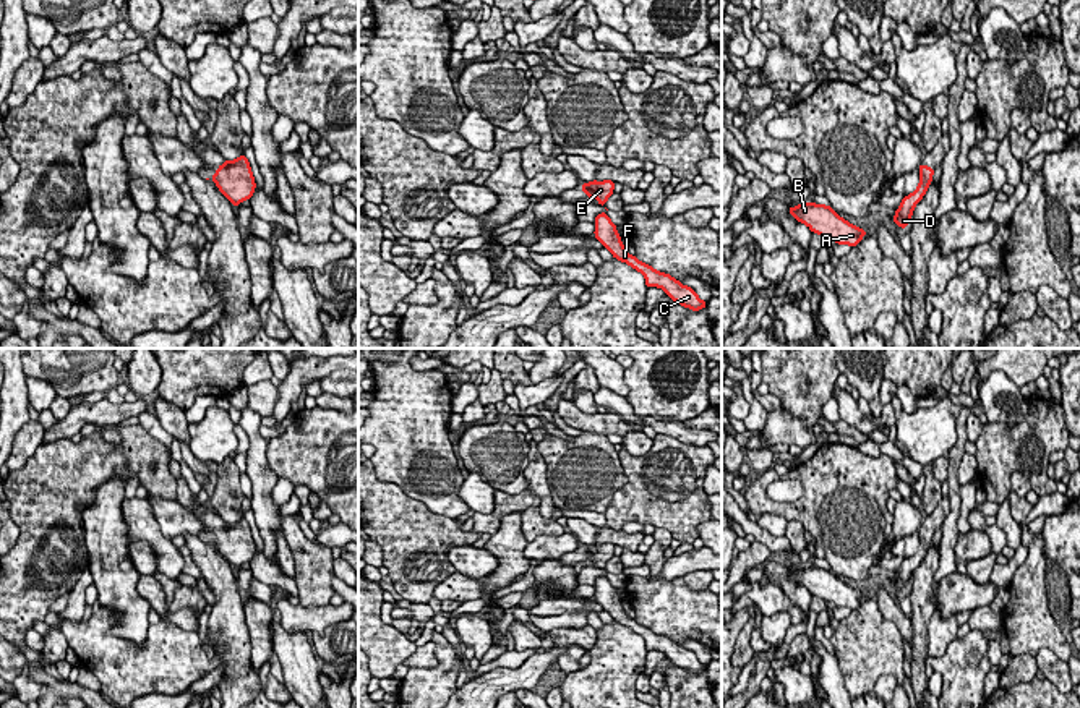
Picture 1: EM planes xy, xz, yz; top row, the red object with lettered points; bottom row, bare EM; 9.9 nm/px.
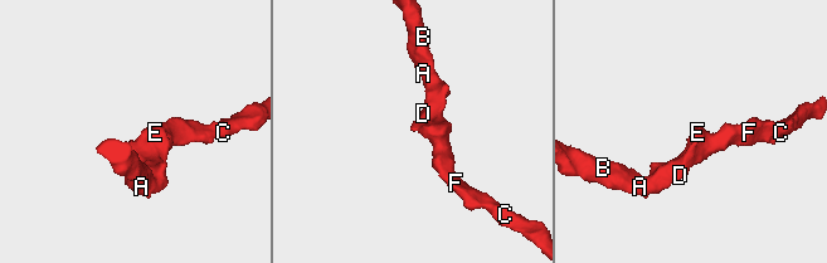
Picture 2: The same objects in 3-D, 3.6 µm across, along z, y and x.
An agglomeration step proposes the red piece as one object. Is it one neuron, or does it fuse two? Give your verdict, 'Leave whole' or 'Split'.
Leave whole

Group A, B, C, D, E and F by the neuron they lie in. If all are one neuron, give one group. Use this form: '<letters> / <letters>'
A B C D E F

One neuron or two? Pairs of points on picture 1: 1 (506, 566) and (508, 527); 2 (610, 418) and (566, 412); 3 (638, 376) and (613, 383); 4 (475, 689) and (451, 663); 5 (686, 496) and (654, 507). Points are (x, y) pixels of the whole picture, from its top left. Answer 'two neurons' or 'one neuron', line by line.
1: one neuron
2: one neuron
3: two neurons
4: two neurons
5: one neuron

